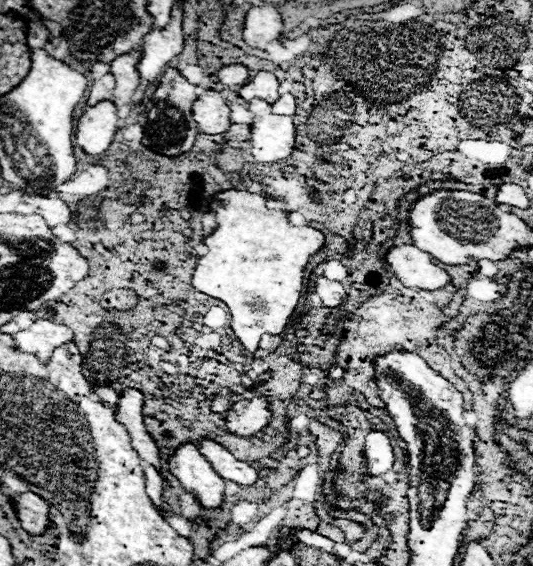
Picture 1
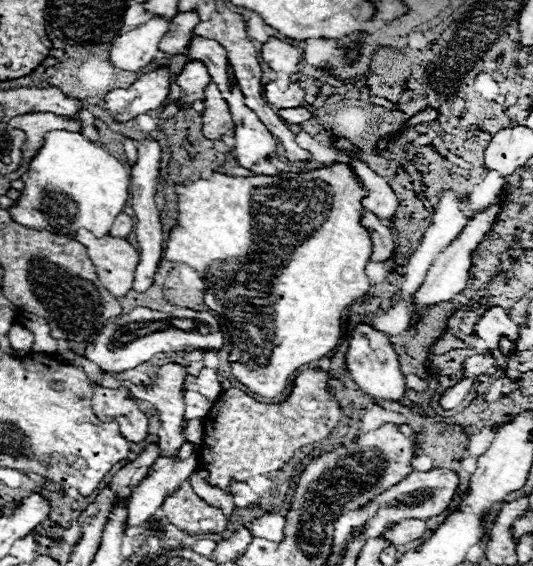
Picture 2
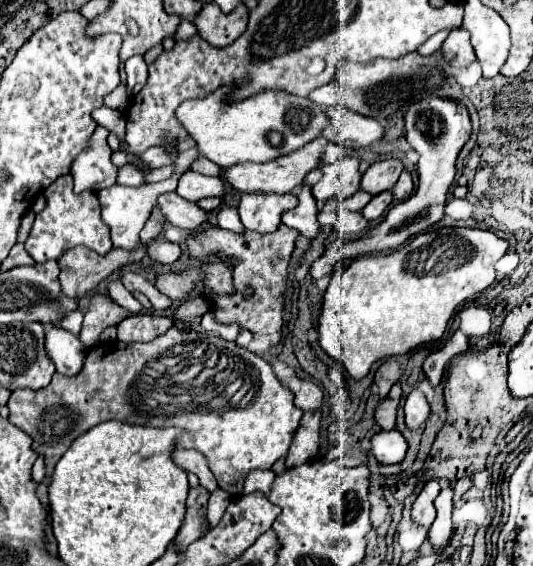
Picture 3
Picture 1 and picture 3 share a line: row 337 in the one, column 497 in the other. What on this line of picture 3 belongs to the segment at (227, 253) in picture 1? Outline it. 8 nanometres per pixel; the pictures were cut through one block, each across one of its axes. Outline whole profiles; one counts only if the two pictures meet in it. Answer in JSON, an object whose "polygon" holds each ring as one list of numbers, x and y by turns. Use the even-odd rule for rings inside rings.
{"polygon":[[436,228,414,236,398,250,386,254,358,256,348,268,338,272,326,294,320,314,320,348,344,364,356,380,364,378,372,364,402,358,414,348,438,340,450,322,454,310,468,298,484,292,496,282,496,262,508,252,508,240,490,230,478,228]]}

